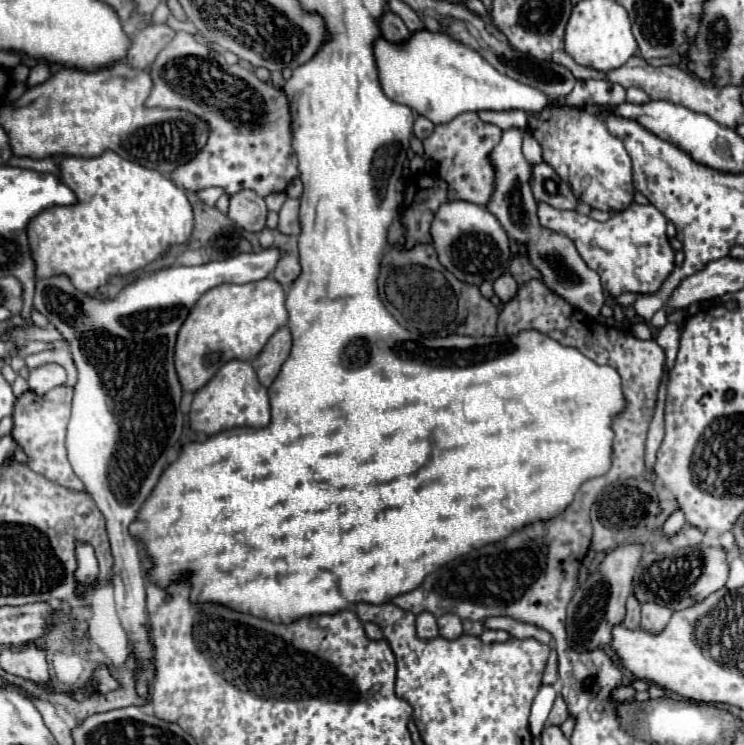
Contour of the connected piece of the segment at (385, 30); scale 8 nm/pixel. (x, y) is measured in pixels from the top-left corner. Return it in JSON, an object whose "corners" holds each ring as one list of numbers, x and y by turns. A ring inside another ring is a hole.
{"corners":[[386,12,380,20,380,30,384,34,386,40,390,42,408,42,410,40,410,32,406,28,406,24,400,20,400,16,396,16,394,12]]}

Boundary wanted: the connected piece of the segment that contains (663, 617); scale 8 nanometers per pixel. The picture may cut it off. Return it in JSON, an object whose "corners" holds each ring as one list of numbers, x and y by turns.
{"corners":[[644,604,640,628,650,634,660,634,666,628,666,624,670,622,670,618,672,618,672,610,660,608,658,604]]}

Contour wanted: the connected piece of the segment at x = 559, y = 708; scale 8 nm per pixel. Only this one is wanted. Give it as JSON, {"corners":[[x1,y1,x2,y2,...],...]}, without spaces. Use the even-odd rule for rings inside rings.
{"corners":[[558,696,556,698,556,702,554,702,554,708,552,708,552,712,550,712,550,716,548,716,548,726,560,726,564,720,568,718,568,710,566,710,566,704,564,704,564,700,562,700,562,696]]}

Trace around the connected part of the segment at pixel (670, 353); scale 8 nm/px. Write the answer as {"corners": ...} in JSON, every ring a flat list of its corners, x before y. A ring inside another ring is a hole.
{"corners":[[668,322,664,328,660,328,656,342,666,352,666,368,672,368,676,354,678,354,678,346,680,346,680,326]]}

